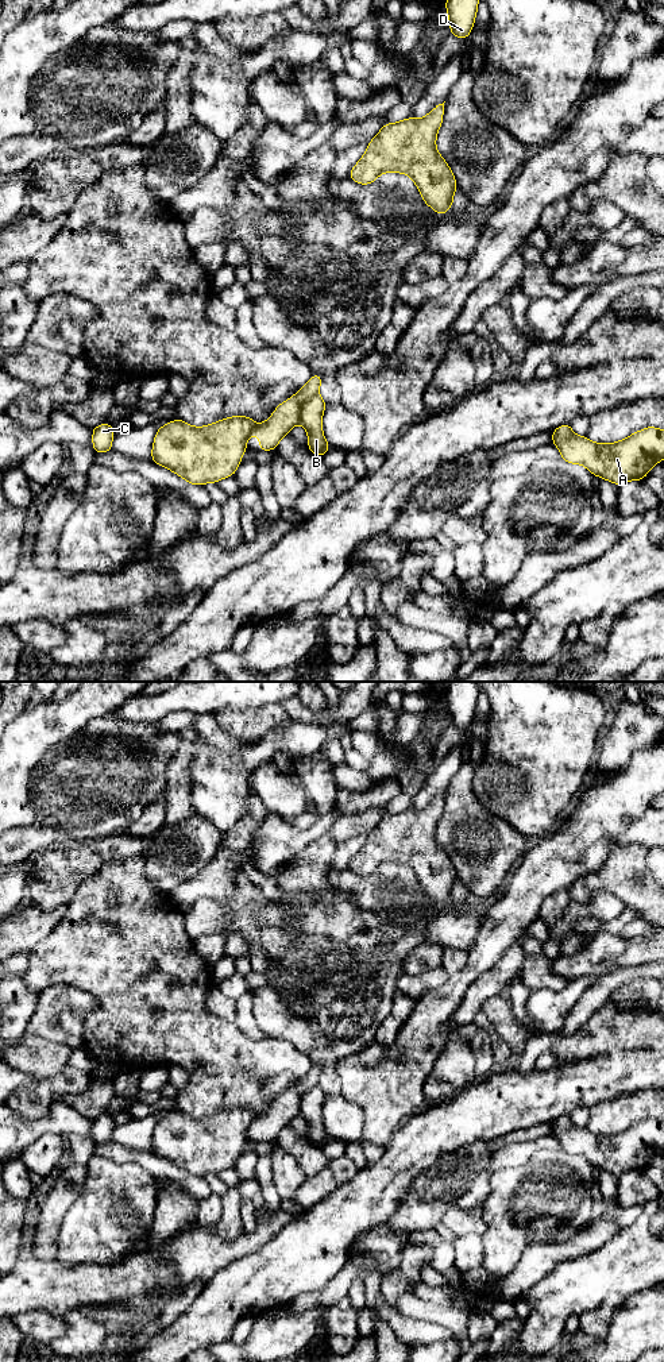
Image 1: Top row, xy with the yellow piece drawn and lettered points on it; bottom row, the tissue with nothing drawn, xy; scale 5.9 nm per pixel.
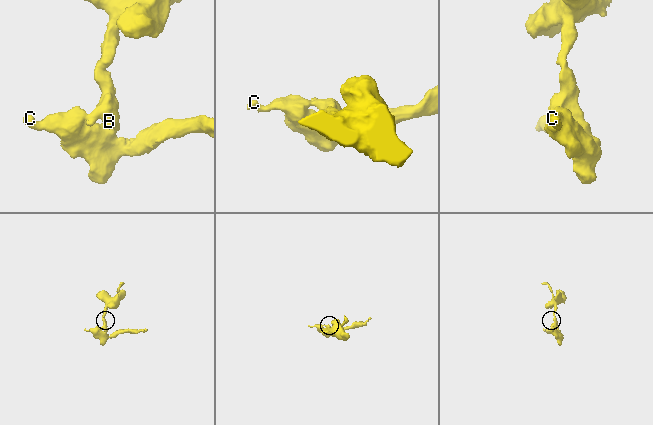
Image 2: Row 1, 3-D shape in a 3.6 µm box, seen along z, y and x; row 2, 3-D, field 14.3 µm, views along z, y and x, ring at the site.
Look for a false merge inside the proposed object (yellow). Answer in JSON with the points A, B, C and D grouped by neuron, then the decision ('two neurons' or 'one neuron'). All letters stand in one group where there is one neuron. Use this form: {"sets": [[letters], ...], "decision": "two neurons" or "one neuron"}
{"sets": [["A", "B", "C"], ["D"]], "decision": "two neurons"}

